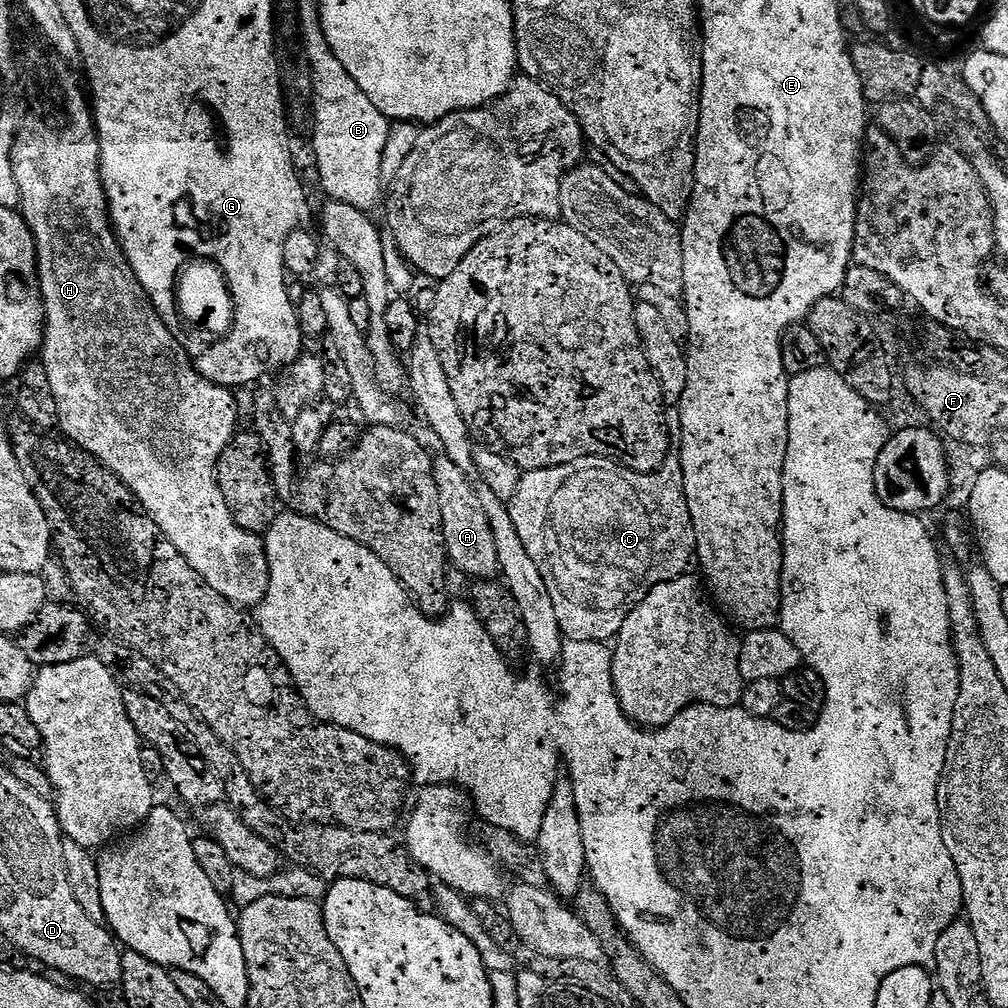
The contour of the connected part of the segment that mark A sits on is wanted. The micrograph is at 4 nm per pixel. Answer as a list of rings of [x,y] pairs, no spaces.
[[[443,454],[433,461],[433,472],[442,515],[440,548],[446,550],[449,565],[454,570],[456,568],[474,577],[474,580],[493,579],[499,573],[500,567],[493,531],[490,529],[489,519],[477,501],[475,487],[469,482],[471,479]]]

